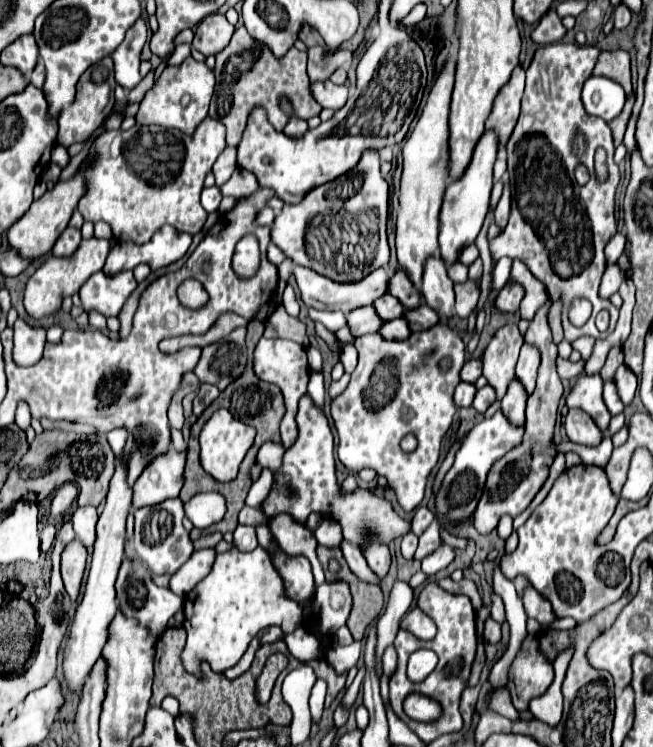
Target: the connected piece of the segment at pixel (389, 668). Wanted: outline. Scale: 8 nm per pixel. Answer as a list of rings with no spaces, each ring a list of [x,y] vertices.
[[[389,645],[389,647],[385,649],[385,653],[383,653],[383,657],[381,657],[381,663],[383,663],[383,673],[389,677],[389,675],[395,671],[395,667],[397,667],[397,653],[395,653],[393,645]]]

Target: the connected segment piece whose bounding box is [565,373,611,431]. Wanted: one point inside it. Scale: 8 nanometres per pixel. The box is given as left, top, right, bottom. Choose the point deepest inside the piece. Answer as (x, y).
(586, 393)

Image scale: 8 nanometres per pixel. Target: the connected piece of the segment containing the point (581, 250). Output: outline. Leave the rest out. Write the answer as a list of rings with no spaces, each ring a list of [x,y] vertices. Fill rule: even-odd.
[[[553,43],[537,49],[527,69],[521,115],[507,143],[507,171],[513,199],[511,217],[505,231],[489,241],[489,249],[495,259],[505,255],[523,261],[527,269],[547,287],[549,299],[563,301],[561,321],[567,341],[575,341],[581,335],[607,339],[613,333],[619,317],[619,309],[609,299],[599,297],[599,283],[605,271],[603,247],[617,231],[613,209],[619,169],[613,163],[613,139],[607,123],[589,115],[581,103],[581,87],[587,77],[591,77],[597,57],[599,49],[591,45]],[[577,135],[581,135],[587,143],[581,157],[573,153],[573,139]],[[597,147],[607,151],[607,179],[603,183],[597,181],[593,169],[593,153]],[[577,163],[585,163],[591,173],[589,183],[583,187],[577,185],[573,175]],[[577,297],[585,297],[593,303],[593,315],[583,327],[573,327],[567,319],[567,309]],[[601,309],[611,313],[607,333],[599,333],[595,327],[595,315]]]

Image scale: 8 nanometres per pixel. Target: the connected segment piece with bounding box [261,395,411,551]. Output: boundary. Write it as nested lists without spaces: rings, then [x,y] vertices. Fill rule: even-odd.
[[[309,395],[299,401],[297,413],[299,437],[293,447],[284,453],[283,465],[279,471],[273,473],[273,485],[267,499],[261,503],[261,511],[267,519],[273,519],[281,513],[291,515],[299,523],[307,523],[311,513],[319,513],[321,517],[333,519],[345,531],[345,537],[363,551],[373,543],[389,545],[393,539],[403,537],[411,525],[405,523],[391,507],[391,503],[371,493],[369,489],[341,493],[341,485],[335,479],[335,459],[333,459],[333,433],[327,423],[327,417],[321,409],[313,405]],[[303,519],[303,521],[301,521]]]

